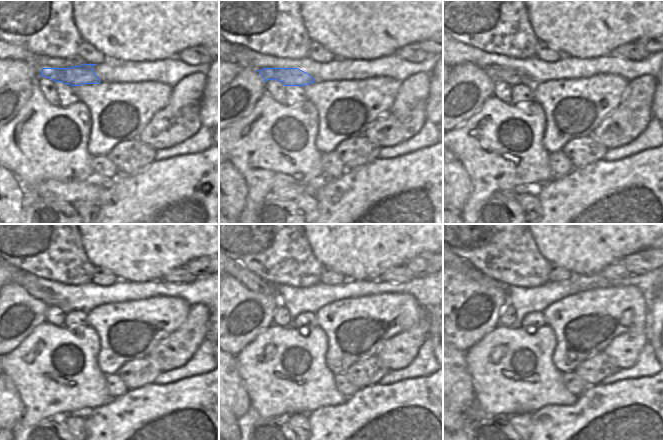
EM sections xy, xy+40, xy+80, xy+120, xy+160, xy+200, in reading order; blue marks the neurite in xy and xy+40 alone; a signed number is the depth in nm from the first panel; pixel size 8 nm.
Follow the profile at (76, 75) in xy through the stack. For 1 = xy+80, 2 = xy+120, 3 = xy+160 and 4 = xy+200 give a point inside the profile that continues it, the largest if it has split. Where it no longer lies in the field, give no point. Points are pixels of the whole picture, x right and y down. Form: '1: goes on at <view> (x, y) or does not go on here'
1: goes on at xy+80 (512, 77)
2: goes on at xy+120 (28, 281)
3: goes on at xy+160 (248, 278)
4: goes on at xy+200 (463, 266)

